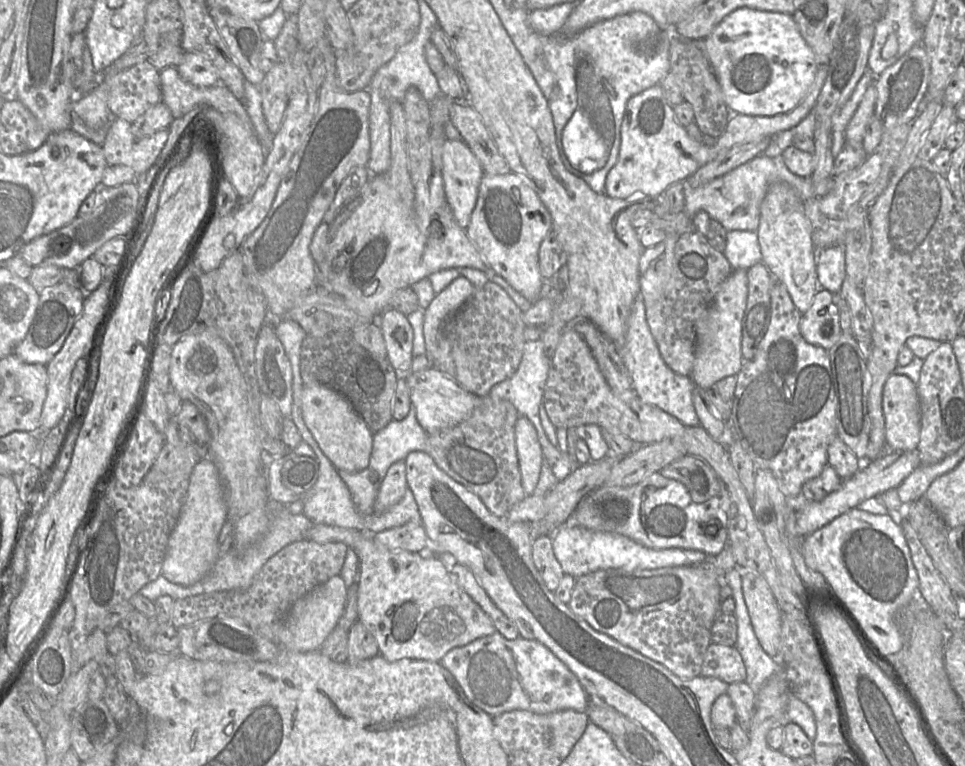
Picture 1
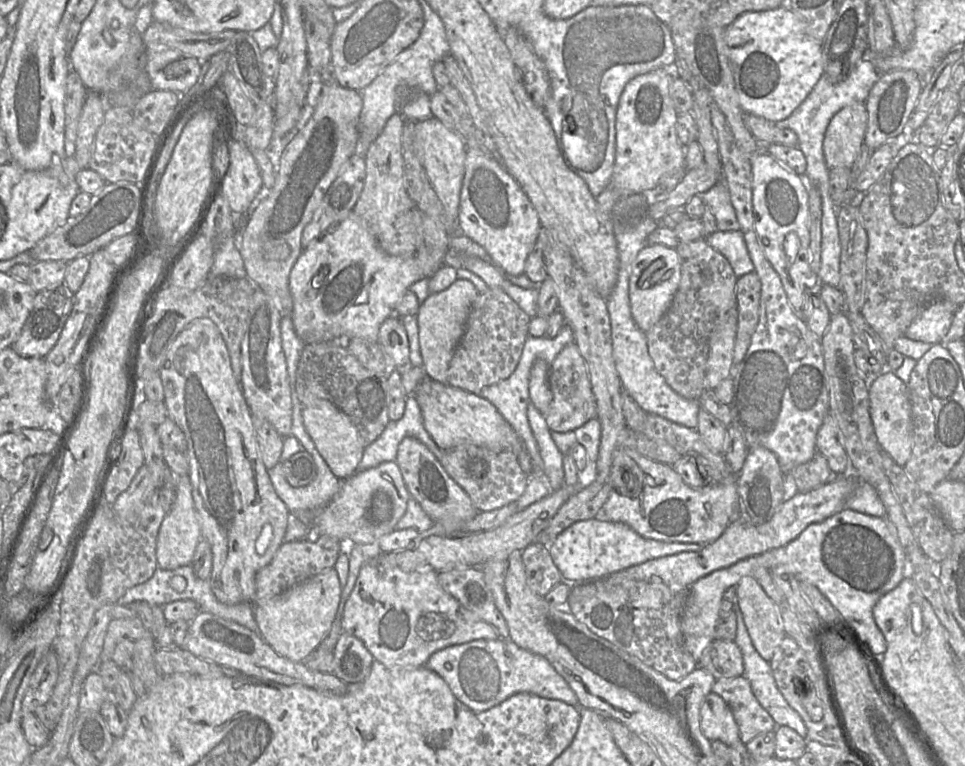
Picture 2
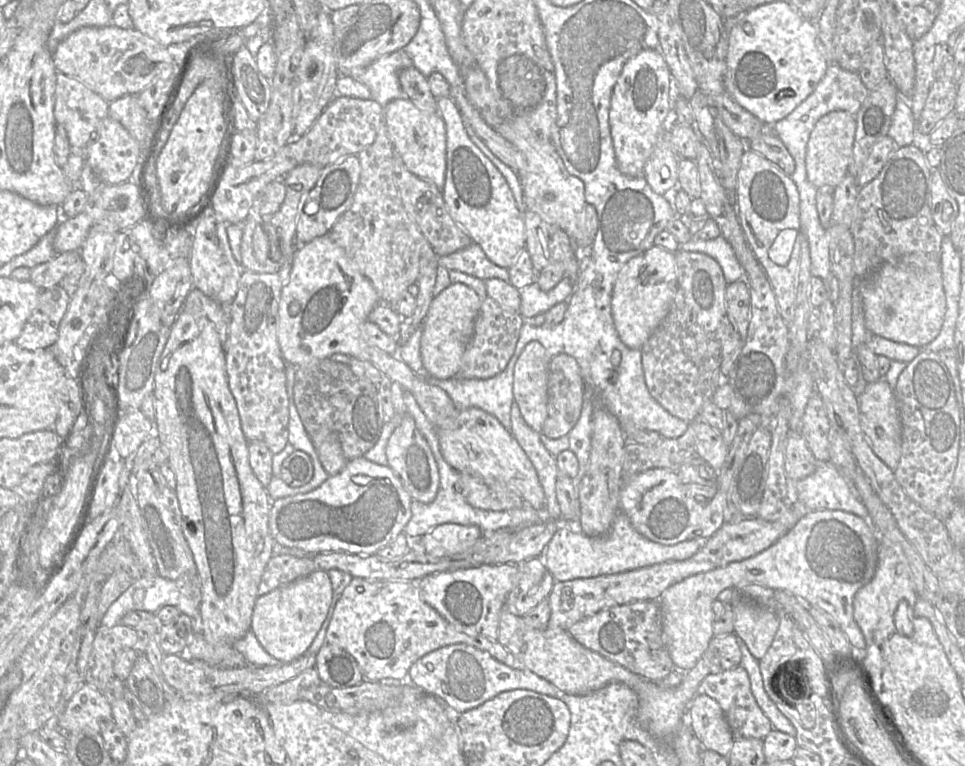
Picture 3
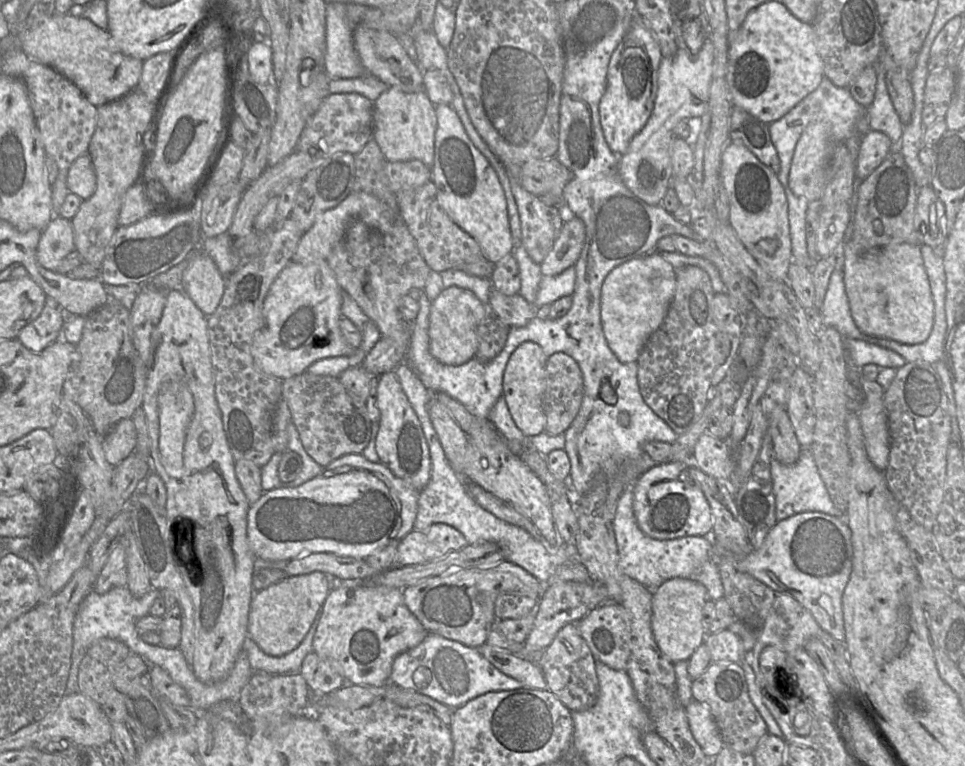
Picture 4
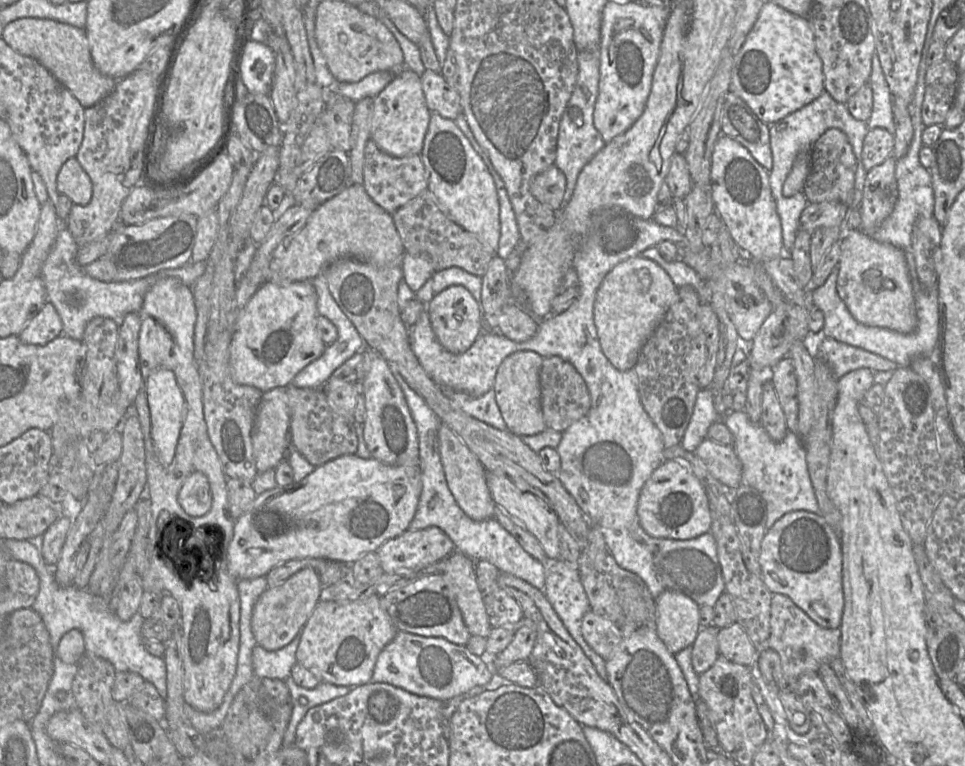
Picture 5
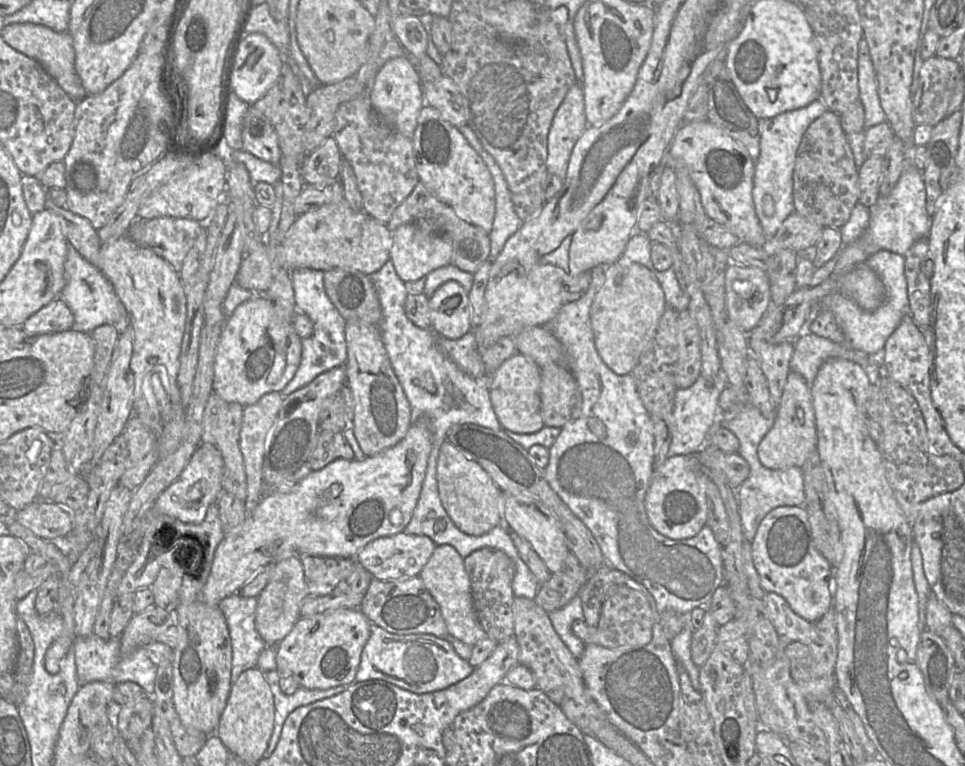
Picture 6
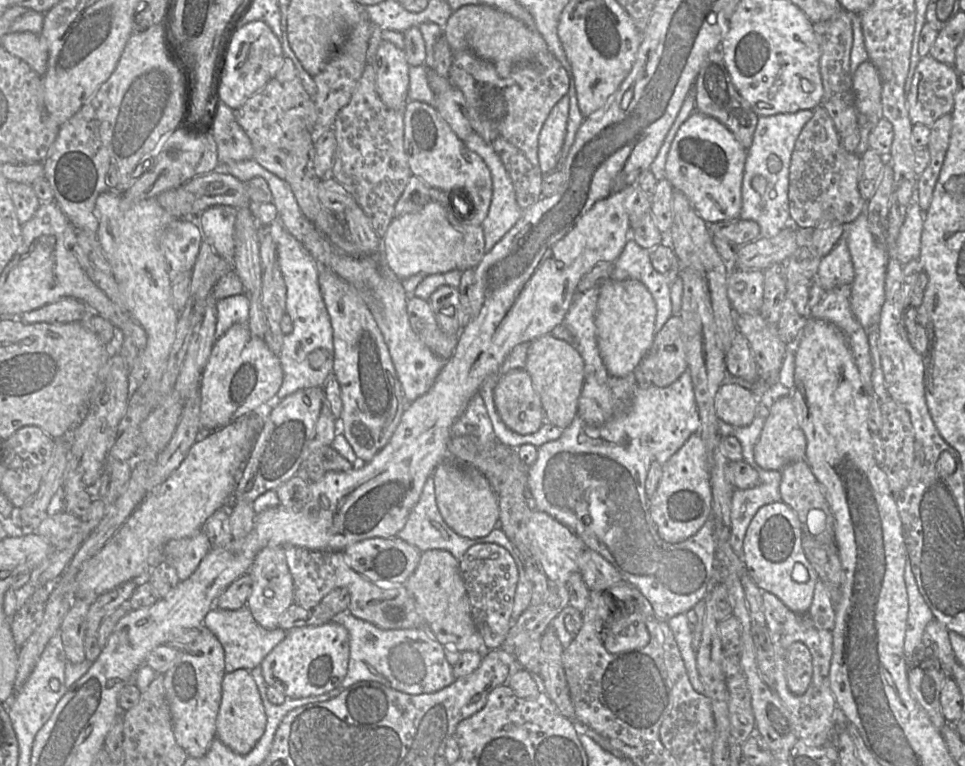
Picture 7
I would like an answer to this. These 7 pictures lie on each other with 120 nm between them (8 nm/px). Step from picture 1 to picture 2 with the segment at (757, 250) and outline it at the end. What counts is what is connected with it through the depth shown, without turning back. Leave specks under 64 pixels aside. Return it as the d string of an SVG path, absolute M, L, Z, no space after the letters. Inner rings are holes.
M741 230L716 231L705 235L705 239L728 260L736 277L754 271L754 264L749 256Z

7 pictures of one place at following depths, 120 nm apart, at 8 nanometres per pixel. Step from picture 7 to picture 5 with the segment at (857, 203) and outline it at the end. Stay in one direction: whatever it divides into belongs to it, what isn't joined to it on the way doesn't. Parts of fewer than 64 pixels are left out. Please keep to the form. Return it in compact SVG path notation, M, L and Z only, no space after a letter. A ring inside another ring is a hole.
M830 128L811 147L810 171L802 193L809 204L836 201L850 205L854 192L855 171L856 158L846 134L837 128Z

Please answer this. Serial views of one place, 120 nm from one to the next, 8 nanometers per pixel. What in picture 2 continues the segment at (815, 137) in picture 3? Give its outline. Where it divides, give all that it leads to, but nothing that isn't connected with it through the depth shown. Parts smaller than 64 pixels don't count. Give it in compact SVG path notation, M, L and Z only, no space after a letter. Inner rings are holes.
M865 103L840 109L830 120L823 140L823 153L829 169L851 168L864 143L867 127Z

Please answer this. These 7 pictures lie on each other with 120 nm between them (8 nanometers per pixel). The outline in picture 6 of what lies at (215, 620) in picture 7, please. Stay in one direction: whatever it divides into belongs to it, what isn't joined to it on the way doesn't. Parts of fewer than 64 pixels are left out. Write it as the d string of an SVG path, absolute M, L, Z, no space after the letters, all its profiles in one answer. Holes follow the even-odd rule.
M238 592L218 605L224 614L232 645L231 684L244 671L257 668L260 653L268 647L255 628L257 597L243 597Z

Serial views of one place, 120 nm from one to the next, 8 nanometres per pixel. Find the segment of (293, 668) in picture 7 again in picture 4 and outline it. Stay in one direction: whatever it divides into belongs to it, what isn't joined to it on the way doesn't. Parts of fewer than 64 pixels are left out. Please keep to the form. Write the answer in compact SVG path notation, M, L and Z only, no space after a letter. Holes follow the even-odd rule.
M343 579L341 587L329 591L313 636L312 651L327 660L345 678L347 684L380 686L390 682L395 657L417 646L427 636L427 630L405 604L402 590L388 586L369 586L367 581L359 579Z

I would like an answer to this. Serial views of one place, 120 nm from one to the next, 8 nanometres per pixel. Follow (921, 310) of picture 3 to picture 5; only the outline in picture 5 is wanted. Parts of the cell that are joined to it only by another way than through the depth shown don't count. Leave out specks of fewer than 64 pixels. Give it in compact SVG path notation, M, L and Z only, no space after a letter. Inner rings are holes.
M859 229L844 230L837 264L837 293L860 323L910 333L917 326L915 299L903 249L872 239Z

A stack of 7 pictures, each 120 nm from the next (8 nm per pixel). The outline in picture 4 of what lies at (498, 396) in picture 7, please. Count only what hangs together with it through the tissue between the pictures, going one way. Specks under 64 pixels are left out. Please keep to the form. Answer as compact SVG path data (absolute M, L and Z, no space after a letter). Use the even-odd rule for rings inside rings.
M523 342L510 356L503 376L503 397L516 426L526 437L545 431L546 415L543 410L545 392L545 367L547 356L534 342Z

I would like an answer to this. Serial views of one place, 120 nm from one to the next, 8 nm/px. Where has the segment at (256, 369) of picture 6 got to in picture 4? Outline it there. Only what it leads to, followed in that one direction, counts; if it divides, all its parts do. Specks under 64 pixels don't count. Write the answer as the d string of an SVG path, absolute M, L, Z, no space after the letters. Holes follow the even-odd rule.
M327 260L310 264L290 262L265 297L265 323L251 345L255 366L267 375L285 380L306 372L317 360L353 355L357 348L346 342L339 328L343 295Z

